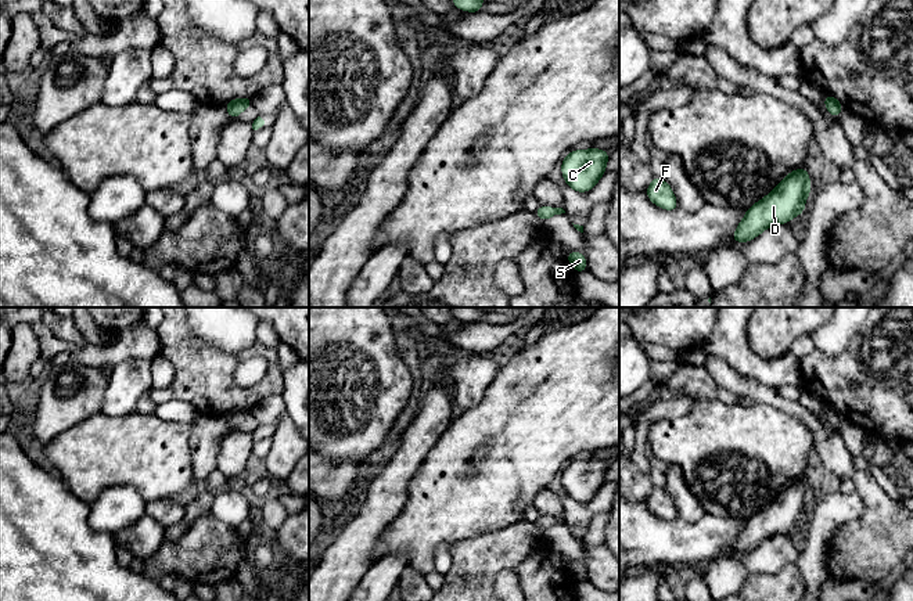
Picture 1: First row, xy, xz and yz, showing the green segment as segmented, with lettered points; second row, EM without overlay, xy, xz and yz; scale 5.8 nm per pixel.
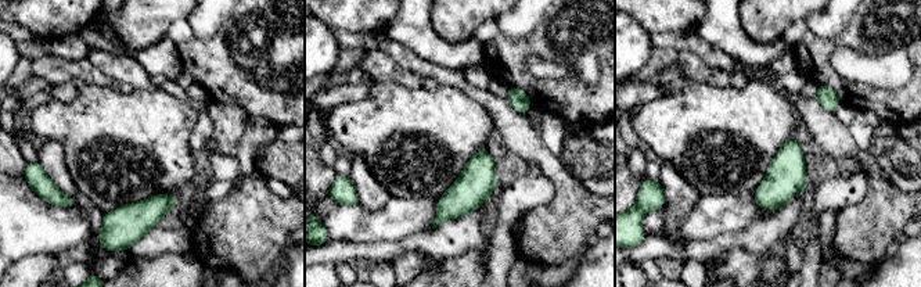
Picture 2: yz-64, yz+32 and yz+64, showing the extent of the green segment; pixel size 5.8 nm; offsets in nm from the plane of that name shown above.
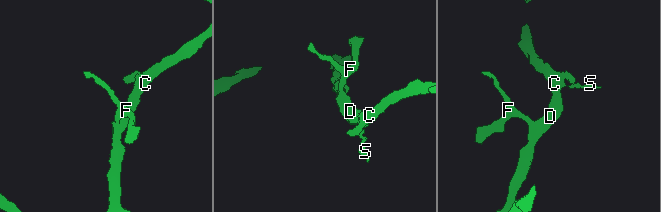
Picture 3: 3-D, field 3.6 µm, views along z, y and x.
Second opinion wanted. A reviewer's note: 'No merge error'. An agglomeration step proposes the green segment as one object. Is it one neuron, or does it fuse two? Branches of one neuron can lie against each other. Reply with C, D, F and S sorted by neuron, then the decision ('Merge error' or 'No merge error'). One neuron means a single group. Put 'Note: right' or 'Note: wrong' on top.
Note: right
Groups: C D F S. No merge error

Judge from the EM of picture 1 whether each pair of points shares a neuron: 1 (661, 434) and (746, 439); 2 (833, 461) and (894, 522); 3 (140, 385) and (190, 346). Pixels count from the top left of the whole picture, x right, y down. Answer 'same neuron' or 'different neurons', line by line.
1: same neuron
2: same neuron
3: different neurons

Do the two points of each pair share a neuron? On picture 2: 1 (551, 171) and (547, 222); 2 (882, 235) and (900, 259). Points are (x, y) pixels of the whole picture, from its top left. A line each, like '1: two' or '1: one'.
1: one
2: two

